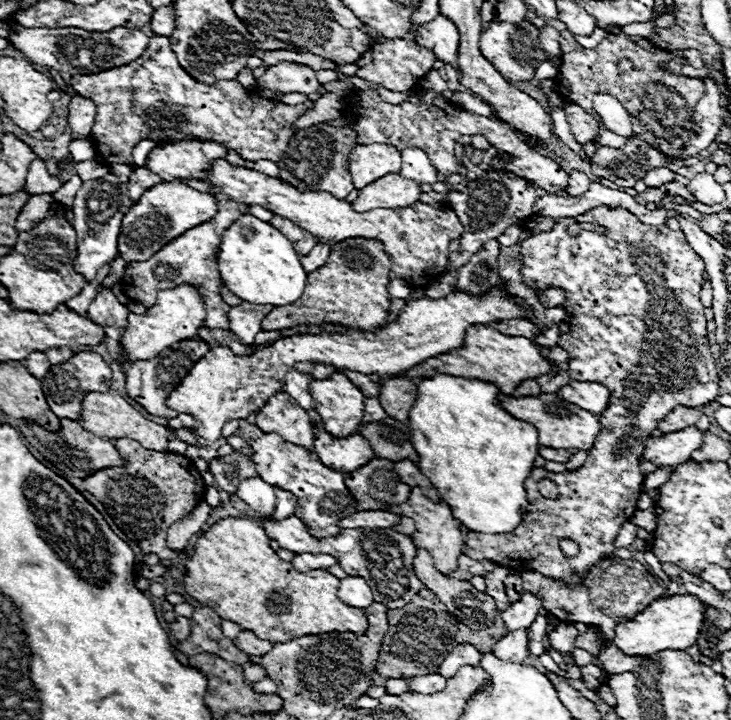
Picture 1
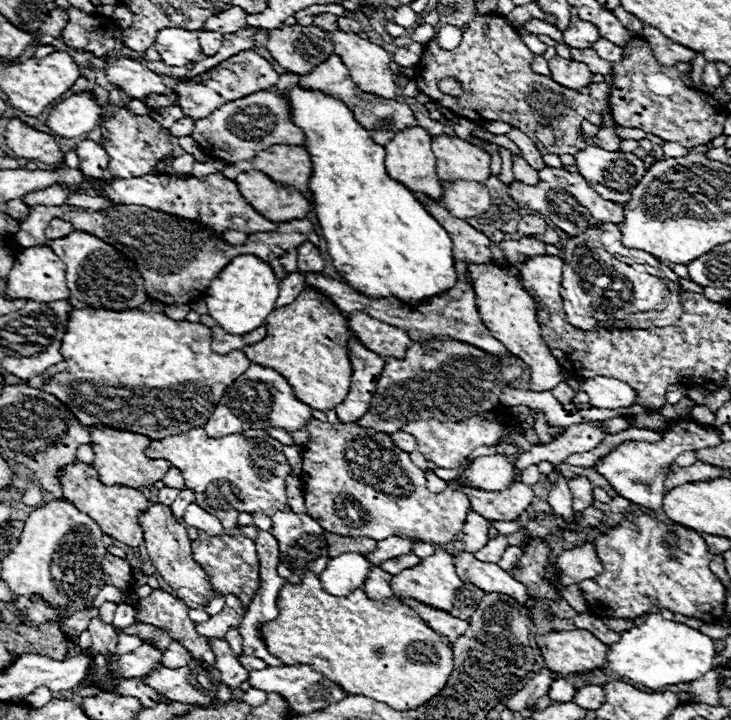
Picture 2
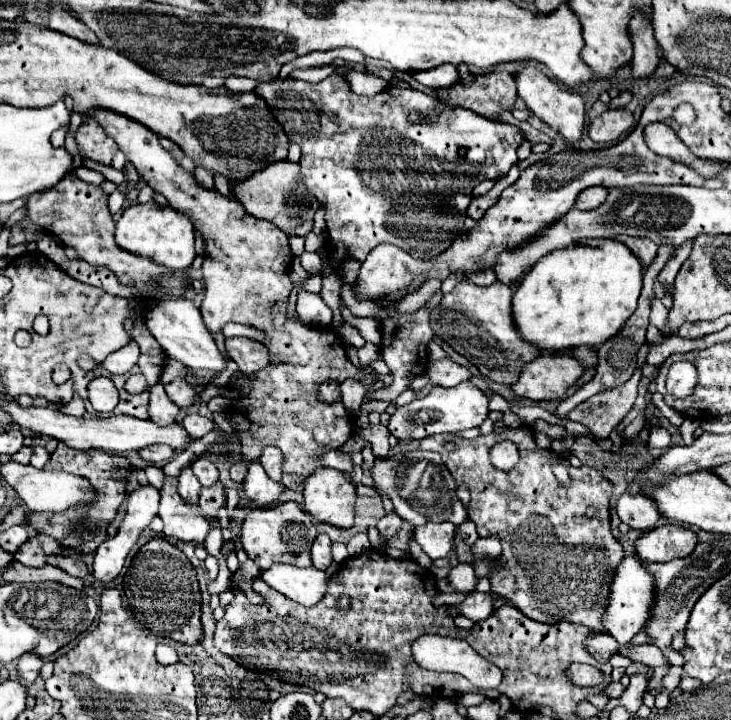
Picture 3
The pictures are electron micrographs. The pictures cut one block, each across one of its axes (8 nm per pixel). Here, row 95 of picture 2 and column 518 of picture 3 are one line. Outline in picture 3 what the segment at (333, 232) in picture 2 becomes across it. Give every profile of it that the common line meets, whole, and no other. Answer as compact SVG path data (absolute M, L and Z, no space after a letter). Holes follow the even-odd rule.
M600 238L596 242L598 244L576 242L574 246L568 246L568 250L554 250L536 262L536 266L524 276L512 298L512 314L524 340L542 350L568 350L582 344L598 346L618 334L624 322L632 316L642 290L644 268L626 244L612 238Z

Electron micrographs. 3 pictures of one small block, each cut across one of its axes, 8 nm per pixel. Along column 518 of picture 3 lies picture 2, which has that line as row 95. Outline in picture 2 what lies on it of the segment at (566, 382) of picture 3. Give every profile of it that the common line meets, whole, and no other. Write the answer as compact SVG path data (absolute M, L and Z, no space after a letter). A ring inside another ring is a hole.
M318 14L318 16L314 16L314 26L322 26L326 32L330 32L332 42L334 42L334 52L342 58L342 62L346 64L346 68L348 68L348 72L350 72L354 84L356 84L360 90L364 90L364 92L368 92L368 94L382 96L382 98L386 98L386 100L394 100L394 98L396 98L394 72L392 72L392 68L390 68L392 58L390 58L390 54L388 54L384 48L372 44L370 40L362 40L362 38L358 38L358 36L352 34L352 32L348 34L348 32L338 30L338 28L336 28L336 16L334 16L334 14Z

